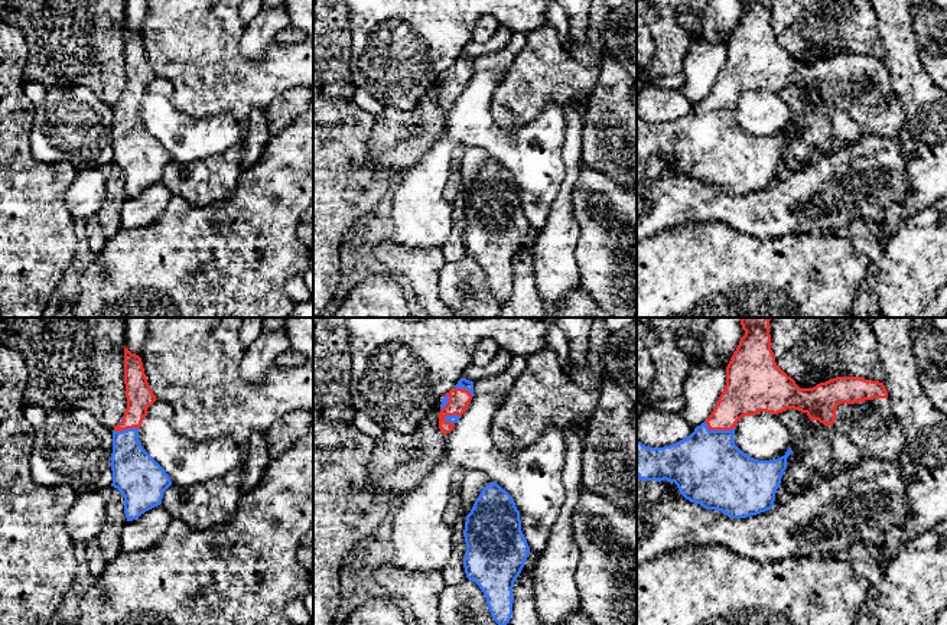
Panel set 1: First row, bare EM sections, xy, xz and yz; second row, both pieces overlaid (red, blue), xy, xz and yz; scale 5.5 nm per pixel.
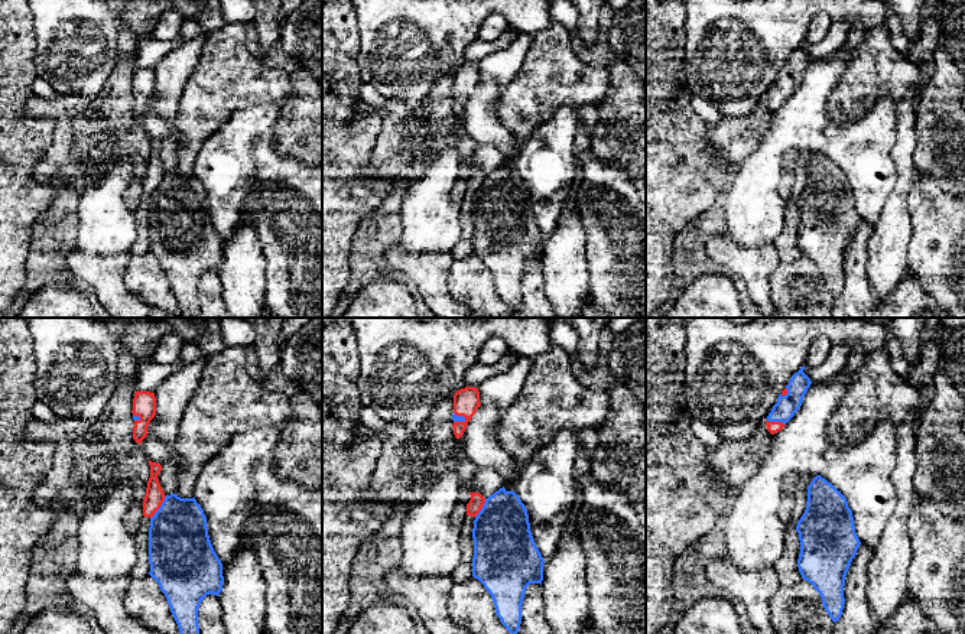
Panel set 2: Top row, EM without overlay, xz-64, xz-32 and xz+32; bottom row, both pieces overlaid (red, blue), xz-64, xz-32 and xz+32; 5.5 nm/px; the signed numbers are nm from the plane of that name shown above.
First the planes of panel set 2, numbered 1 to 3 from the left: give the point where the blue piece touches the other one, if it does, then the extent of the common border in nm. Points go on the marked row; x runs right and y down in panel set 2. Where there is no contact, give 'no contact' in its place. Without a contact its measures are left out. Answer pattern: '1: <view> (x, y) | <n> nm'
1: xz-64 (159, 507) | 160 nm
2: xz-32 (481, 507) | 130 nm
3: xz+32 (776, 422) | 110 nm

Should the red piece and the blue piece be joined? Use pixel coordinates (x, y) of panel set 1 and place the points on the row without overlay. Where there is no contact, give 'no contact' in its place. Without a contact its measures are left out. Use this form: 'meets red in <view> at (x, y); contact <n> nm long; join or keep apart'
meets red in yz at (719, 106); contact 170 nm long; join

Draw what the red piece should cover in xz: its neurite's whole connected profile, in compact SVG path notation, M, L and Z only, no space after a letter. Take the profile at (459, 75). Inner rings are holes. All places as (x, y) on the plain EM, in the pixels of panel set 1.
M461 55L455 65L445 71L439 89L439 105L443 111L453 107L474 72L474 59L466 55Z

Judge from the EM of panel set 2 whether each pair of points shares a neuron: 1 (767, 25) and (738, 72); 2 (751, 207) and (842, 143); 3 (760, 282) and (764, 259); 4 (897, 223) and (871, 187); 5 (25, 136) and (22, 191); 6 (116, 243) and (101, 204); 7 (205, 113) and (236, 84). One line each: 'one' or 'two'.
1: one
2: one
3: one
4: two
5: one
6: one
7: one

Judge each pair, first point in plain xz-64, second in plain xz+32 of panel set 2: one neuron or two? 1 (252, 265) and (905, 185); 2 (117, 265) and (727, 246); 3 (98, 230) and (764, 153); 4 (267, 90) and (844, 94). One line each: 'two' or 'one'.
1: one
2: one
3: one
4: one

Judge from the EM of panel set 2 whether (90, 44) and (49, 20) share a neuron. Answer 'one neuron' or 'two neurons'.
one neuron

